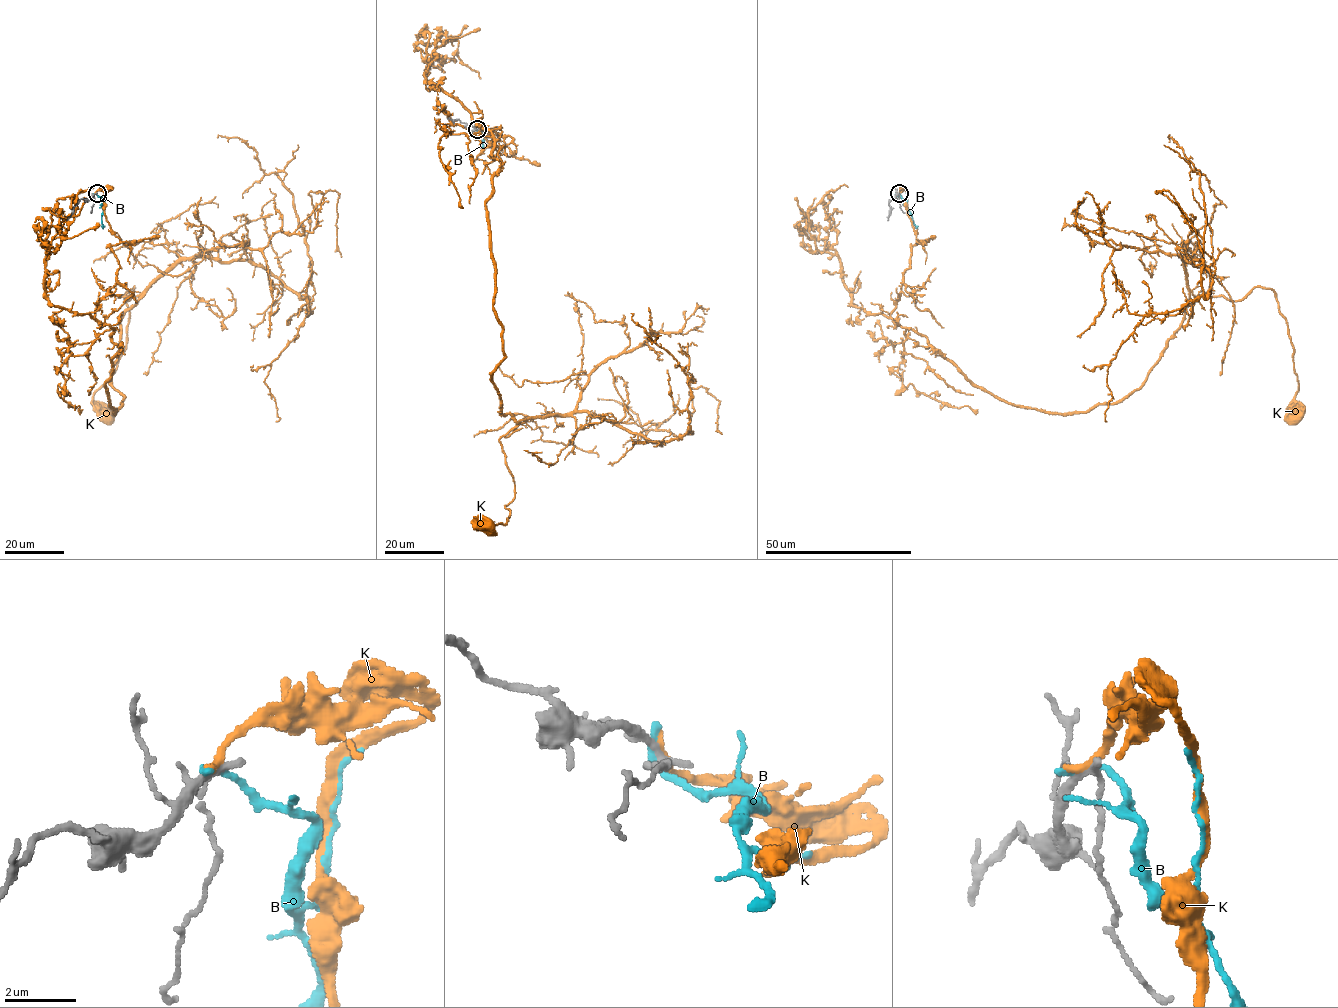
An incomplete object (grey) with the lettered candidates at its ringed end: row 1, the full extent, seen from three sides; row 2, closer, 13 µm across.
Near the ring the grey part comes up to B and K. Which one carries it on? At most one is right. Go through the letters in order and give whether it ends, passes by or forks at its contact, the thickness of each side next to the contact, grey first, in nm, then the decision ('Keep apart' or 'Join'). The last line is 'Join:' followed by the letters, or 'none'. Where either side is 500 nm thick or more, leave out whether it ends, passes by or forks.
B: It ends there. Thickness 240 nm (grey) against 240 nm. Keep apart
K: It ends there. Thickness 170 nm (grey) against 280 nm. Keep apart
Join: none

